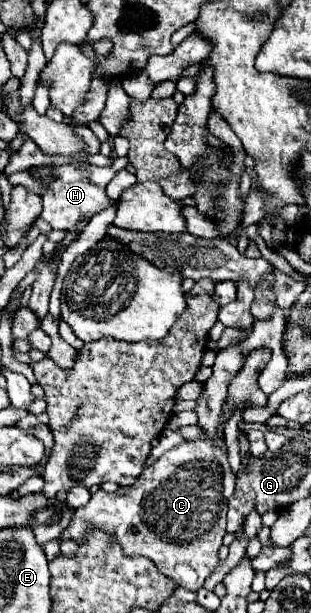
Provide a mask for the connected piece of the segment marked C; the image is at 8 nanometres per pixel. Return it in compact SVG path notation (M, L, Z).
M204 434L202 440L186 440L184 444L164 452L150 468L144 468L132 486L118 488L112 494L96 490L90 502L74 512L58 542L74 540L82 544L88 532L102 530L110 538L110 544L118 544L126 556L146 556L156 564L158 572L176 582L176 586L197 591L204 586L204 580L220 566L218 548L222 546L222 538L226 534L226 512L228 500L234 494L234 482L236 476L228 464L224 434L218 434L216 438L208 438Z

